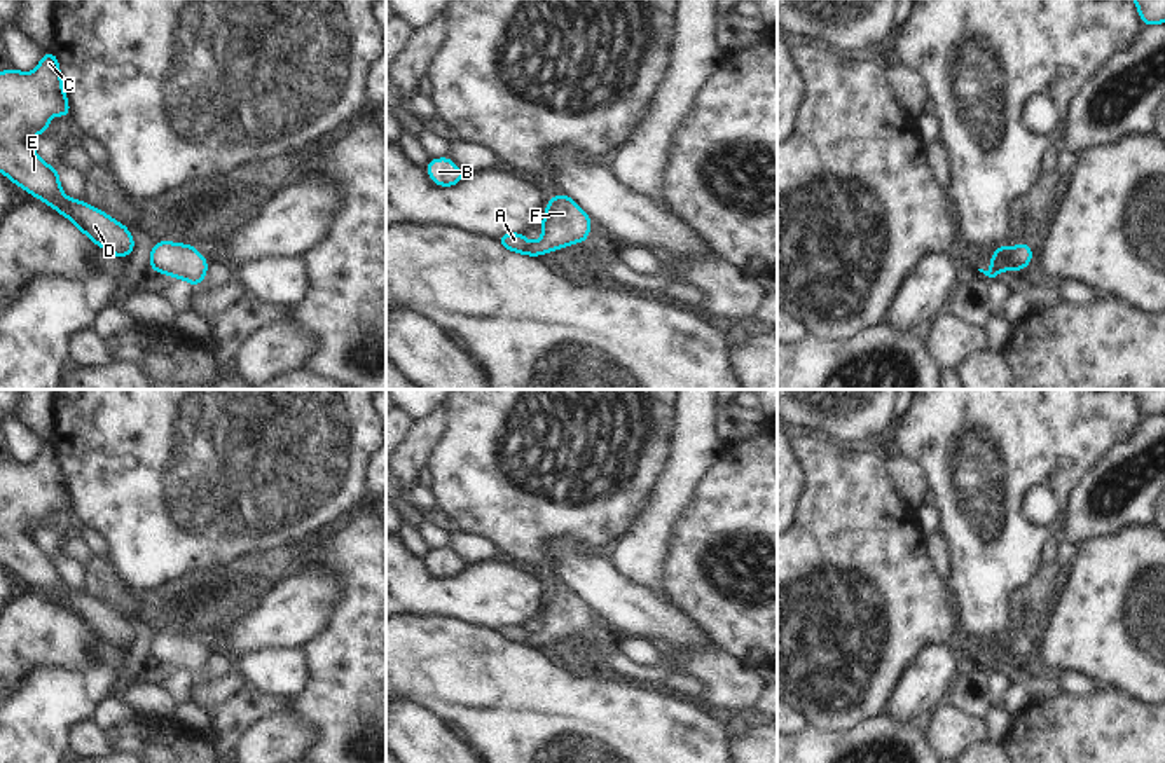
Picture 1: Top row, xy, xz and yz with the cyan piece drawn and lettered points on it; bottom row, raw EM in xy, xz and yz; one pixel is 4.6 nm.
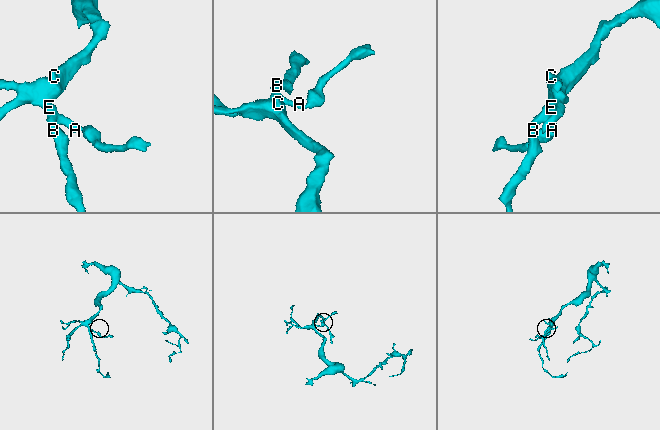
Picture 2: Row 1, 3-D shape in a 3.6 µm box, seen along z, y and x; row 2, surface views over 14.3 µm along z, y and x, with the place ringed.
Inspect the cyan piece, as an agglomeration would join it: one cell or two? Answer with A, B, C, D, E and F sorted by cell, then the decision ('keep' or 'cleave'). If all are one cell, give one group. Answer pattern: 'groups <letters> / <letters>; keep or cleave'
groups A B C D E F; keep

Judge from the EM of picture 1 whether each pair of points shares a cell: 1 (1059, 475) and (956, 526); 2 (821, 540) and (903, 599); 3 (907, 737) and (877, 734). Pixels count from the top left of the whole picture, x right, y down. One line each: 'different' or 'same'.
1: same
2: same
3: same

